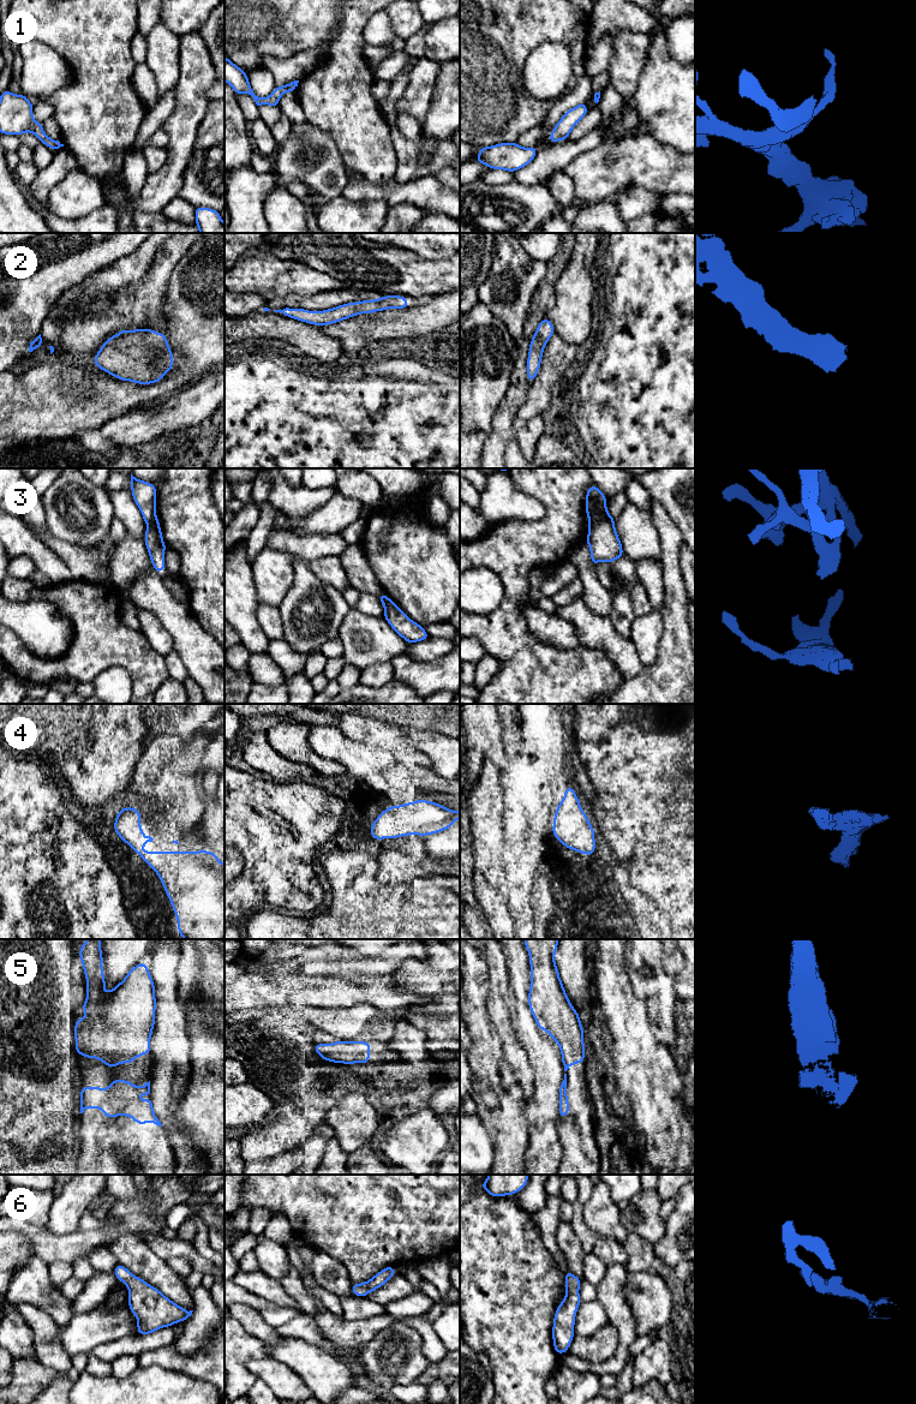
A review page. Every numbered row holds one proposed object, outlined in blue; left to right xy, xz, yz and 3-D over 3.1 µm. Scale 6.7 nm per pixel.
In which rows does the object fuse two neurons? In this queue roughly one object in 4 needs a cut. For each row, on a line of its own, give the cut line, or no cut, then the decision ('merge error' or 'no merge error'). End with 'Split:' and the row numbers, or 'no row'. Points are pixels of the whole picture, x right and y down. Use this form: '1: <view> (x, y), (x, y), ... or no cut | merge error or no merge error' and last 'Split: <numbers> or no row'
1: no cut | no merge error
2: no cut | no merge error
3: yz (605, 505), (590, 525) | merge error
4: no cut | no merge error
5: no cut | no merge error
6: no cut | no merge error
Split: 3

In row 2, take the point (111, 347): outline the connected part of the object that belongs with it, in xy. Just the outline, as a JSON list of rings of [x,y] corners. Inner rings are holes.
[[[121,329],[101,346],[92,363],[118,380],[152,384],[173,369],[173,351],[163,333]]]

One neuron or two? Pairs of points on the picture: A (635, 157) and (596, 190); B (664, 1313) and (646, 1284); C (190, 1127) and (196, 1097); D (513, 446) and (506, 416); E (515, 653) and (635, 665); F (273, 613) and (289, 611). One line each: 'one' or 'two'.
A: one
B: one
C: one
D: two
E: two
F: two

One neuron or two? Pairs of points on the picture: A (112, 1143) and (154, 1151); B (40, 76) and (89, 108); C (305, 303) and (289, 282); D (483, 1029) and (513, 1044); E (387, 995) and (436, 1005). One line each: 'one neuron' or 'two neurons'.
A: one neuron
B: two neurons
C: two neurons
D: two neurons
E: two neurons

